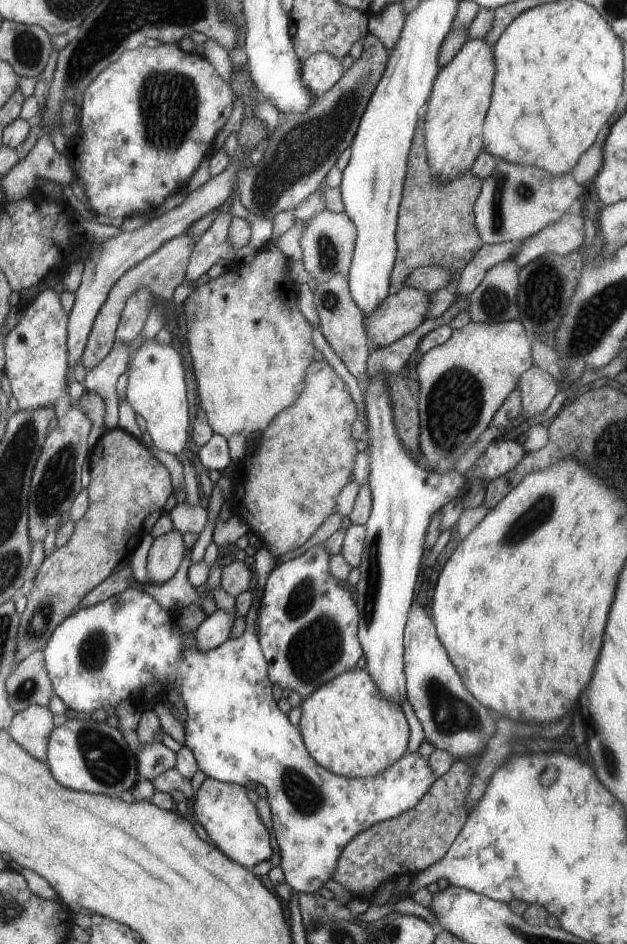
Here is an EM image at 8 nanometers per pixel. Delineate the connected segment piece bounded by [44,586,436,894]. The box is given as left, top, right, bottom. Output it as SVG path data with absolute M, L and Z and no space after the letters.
M130 586L121 593L112 595L110 598L103 600L102 602L74 611L68 618L66 618L66 620L63 620L62 624L56 627L56 630L54 630L50 640L46 643L44 648L45 665L51 683L53 684L53 692L61 697L64 704L68 706L70 712L76 712L76 710L78 710L78 712L94 712L94 710L100 710L100 708L112 712L114 708L122 702L122 700L137 701L138 697L142 696L146 687L149 685L155 685L157 682L164 685L164 690L166 690L166 688L176 689L182 697L182 700L184 700L188 714L186 722L183 724L186 733L185 745L194 753L199 770L202 770L207 777L219 780L223 783L236 783L237 785L245 786L247 782L254 781L267 788L267 799L271 806L273 829L278 844L276 849L280 854L280 866L284 871L285 881L296 893L317 894L320 891L320 888L322 888L328 880L333 878L335 867L337 866L337 858L340 856L343 848L354 838L354 836L359 832L370 828L373 824L400 816L402 812L406 812L406 810L412 808L422 798L422 796L426 794L426 791L430 788L430 785L436 780L436 778L432 769L429 767L429 759L423 757L419 751L414 753L404 753L384 772L378 773L376 776L355 779L331 773L323 766L320 766L312 756L310 756L310 753L307 751L306 745L304 744L303 736L299 727L290 723L288 715L280 710L278 702L272 695L273 684L269 679L267 669L268 663L266 662L264 653L262 652L259 638L254 634L254 626L257 621L258 612L261 608L262 597L262 588L255 588L252 591L252 606L246 615L246 630L242 636L228 639L216 648L201 651L195 645L197 640L195 639L195 634L193 632L174 628L172 613L170 611L163 609L162 605L156 599L153 599L151 594L142 591L140 587L136 588Z

